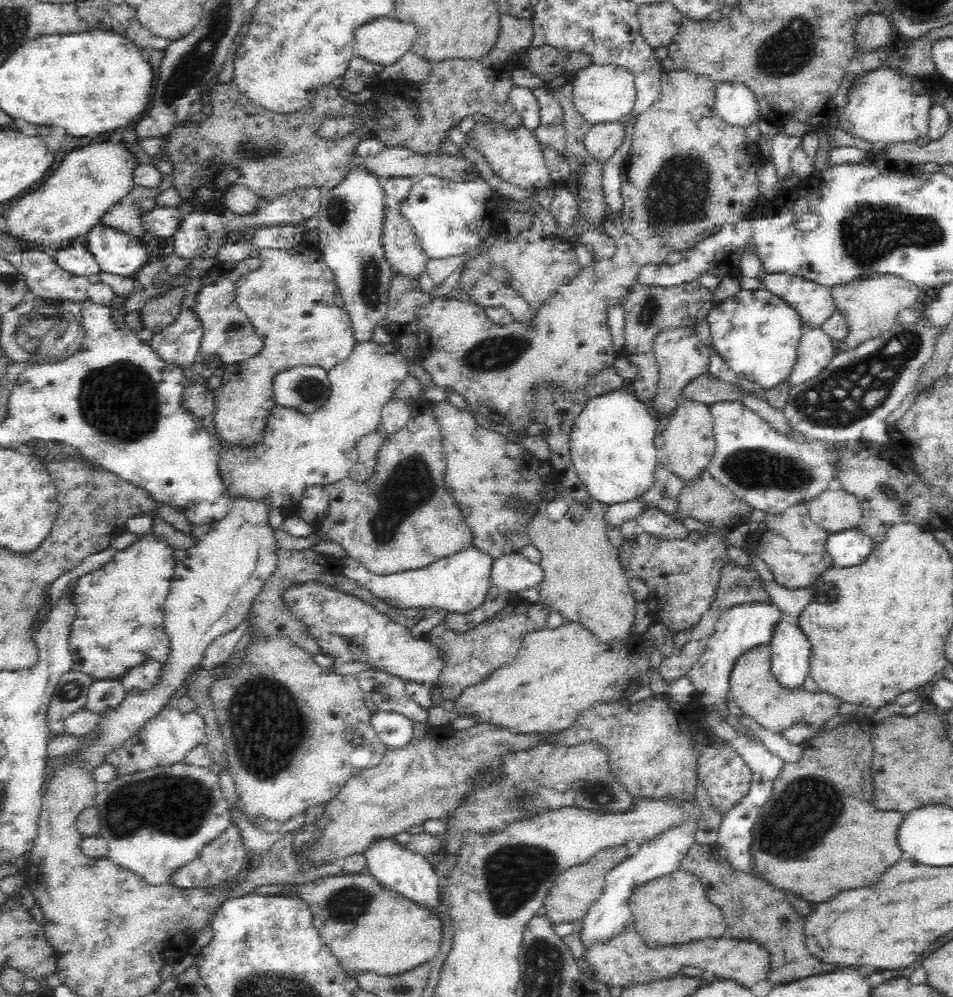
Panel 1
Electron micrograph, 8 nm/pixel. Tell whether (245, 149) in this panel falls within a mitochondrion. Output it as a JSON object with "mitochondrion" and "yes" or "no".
{"mitochondrion":"yes"}

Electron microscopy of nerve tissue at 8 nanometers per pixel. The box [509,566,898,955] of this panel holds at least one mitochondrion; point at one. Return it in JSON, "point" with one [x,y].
{"point":[808,803]}

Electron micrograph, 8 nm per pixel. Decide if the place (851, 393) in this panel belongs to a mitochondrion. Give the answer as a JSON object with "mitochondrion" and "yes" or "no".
{"mitochondrion":"yes"}

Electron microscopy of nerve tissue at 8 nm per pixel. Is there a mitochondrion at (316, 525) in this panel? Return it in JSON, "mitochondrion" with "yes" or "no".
{"mitochondrion":"no"}

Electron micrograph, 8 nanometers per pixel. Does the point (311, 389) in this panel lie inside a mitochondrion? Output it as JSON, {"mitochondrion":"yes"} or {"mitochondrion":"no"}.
{"mitochondrion":"yes"}

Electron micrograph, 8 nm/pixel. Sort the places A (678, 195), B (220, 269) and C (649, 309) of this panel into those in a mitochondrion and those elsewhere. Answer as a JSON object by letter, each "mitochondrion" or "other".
{"A":"mitochondrion","B":"other","C":"mitochondrion"}

